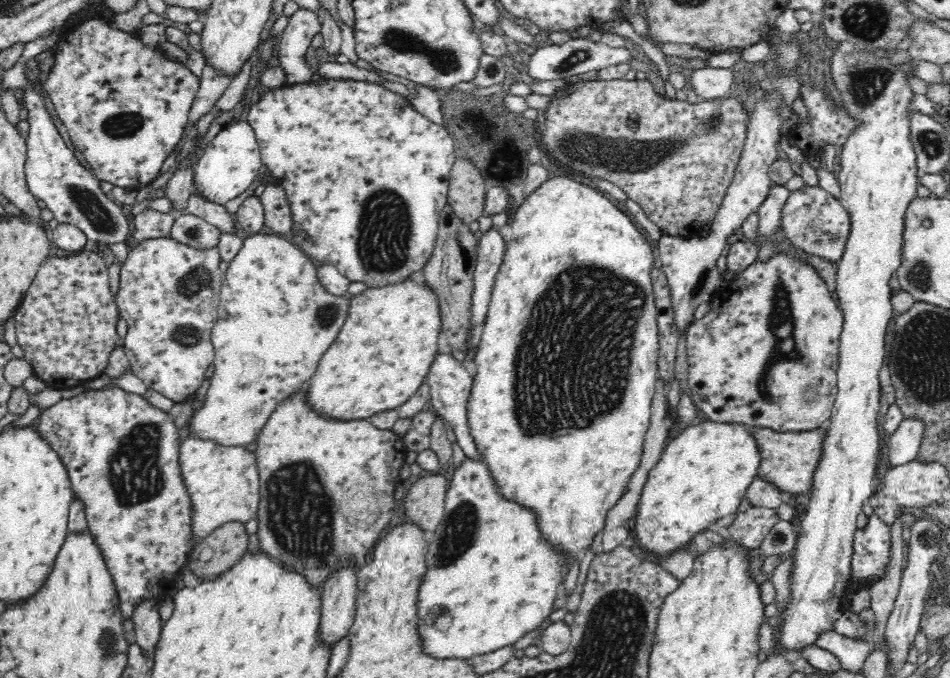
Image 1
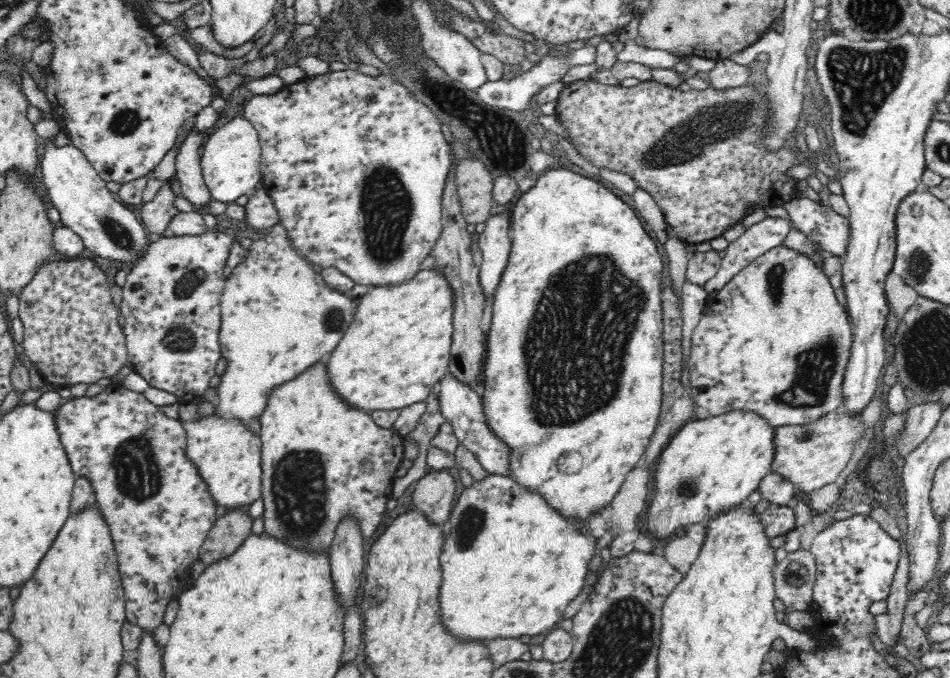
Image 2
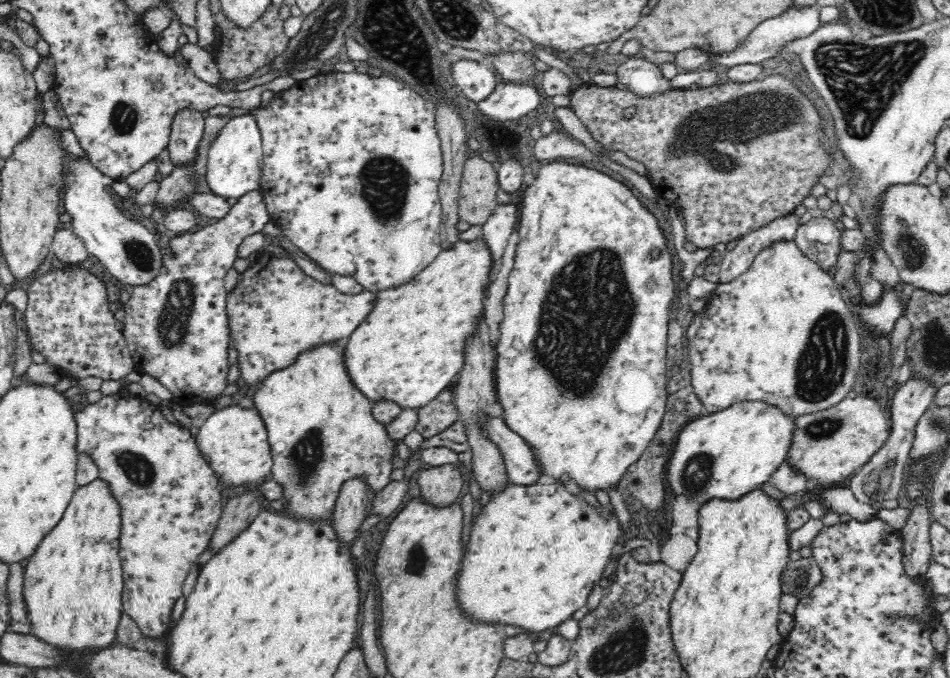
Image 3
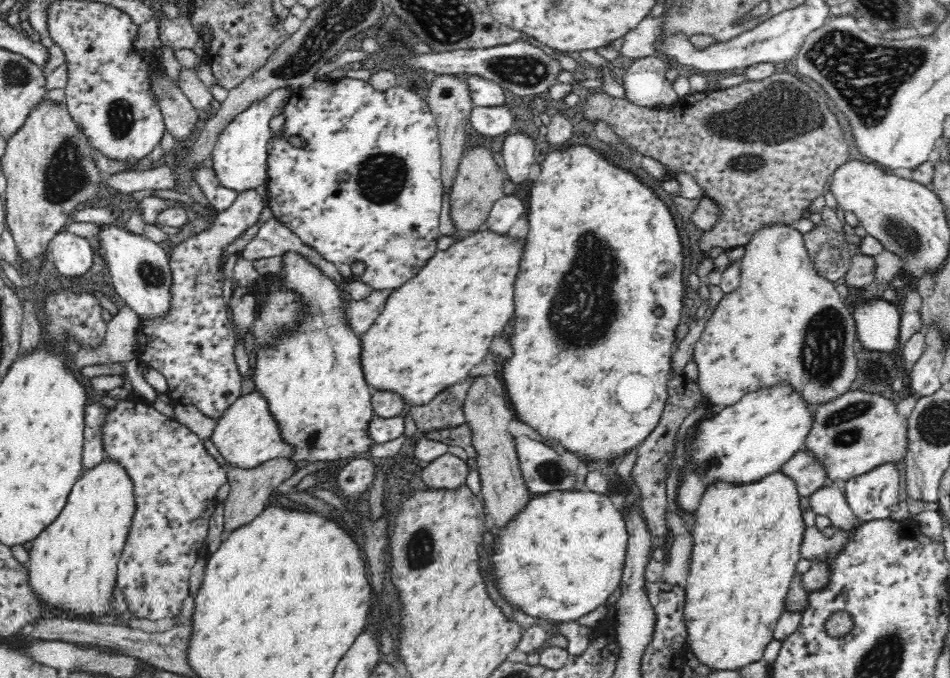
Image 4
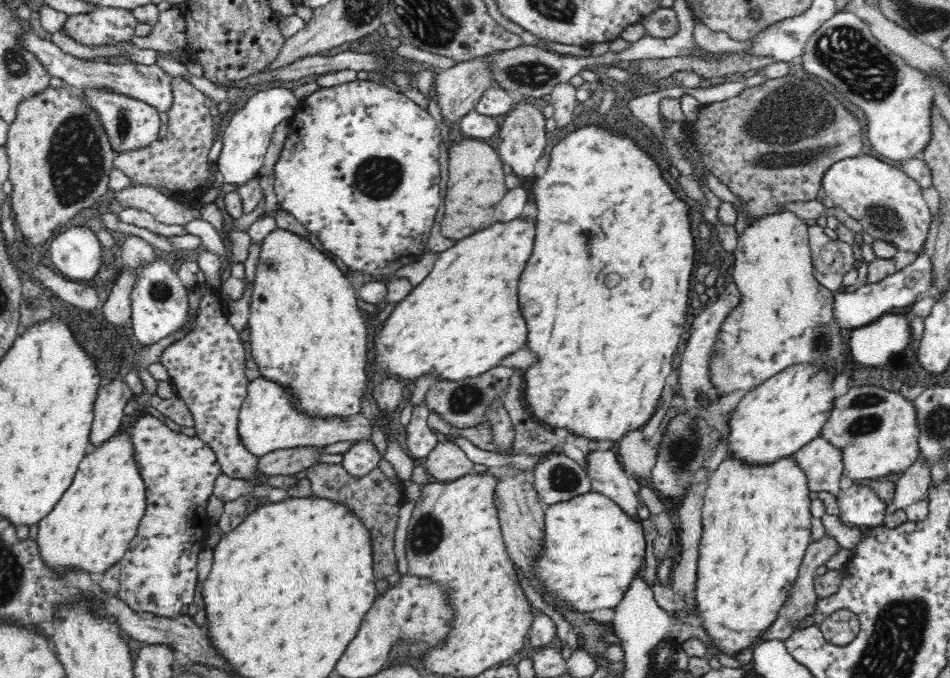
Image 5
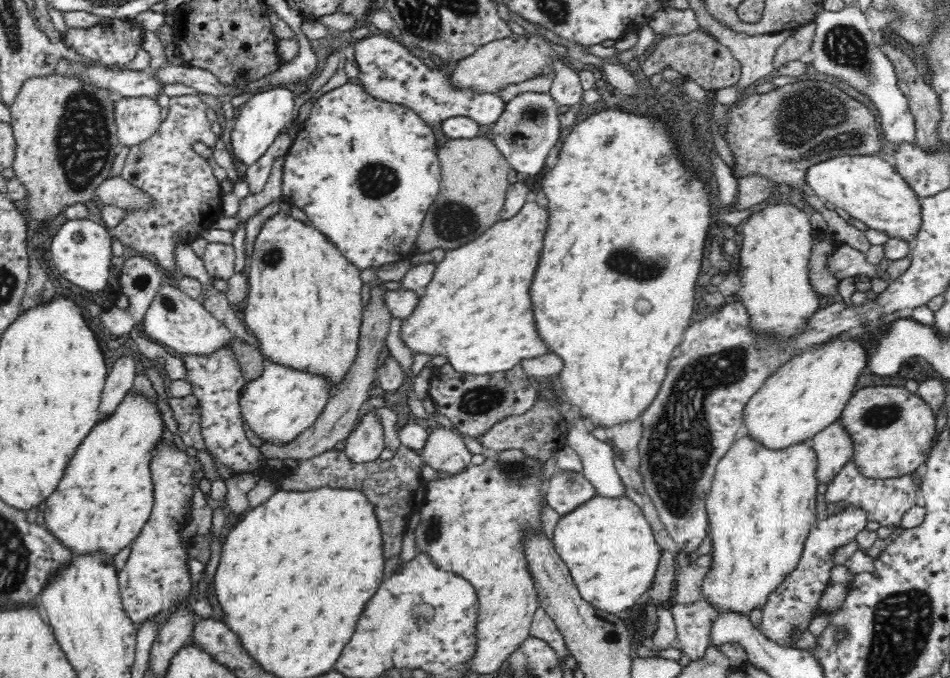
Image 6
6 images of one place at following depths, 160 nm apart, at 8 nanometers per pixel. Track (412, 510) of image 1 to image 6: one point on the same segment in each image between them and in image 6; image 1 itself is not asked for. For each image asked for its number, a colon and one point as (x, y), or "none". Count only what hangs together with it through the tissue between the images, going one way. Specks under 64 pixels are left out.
2: (434, 494)
3: (441, 485)
4: (448, 471)
5: (446, 461)
6: (445, 449)

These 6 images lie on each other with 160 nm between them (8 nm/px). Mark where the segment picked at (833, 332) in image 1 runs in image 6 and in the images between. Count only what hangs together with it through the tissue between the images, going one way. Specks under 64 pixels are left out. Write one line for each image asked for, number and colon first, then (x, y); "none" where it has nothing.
2: (775, 339)
3: (781, 332)
4: (784, 323)
5: (785, 317)
6: (776, 243)

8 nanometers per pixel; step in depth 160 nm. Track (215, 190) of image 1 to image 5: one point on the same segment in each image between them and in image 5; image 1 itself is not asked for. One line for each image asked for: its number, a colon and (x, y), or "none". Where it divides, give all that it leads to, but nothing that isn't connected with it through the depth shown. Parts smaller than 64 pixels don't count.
2: (231, 158)
3: (236, 158)
4: (240, 155)
5: (247, 133)

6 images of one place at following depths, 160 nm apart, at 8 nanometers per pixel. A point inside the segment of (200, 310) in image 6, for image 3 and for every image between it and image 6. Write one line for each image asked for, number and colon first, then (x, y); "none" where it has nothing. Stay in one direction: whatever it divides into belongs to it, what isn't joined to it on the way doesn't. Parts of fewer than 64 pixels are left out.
3: (130, 253)
4: (140, 269)
5: (160, 307)

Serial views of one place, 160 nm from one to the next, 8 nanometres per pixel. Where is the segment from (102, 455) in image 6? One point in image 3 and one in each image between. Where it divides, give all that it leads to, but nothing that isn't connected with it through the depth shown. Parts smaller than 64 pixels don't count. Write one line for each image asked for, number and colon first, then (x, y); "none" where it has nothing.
3: (73, 582)
4: (73, 562)
5: (91, 526)

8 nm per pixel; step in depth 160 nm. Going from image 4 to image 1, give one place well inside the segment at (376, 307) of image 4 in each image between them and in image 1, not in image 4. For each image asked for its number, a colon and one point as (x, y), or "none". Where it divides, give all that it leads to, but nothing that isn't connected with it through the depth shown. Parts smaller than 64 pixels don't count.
1: (276, 320)
2: (279, 316)
3: (276, 311)

